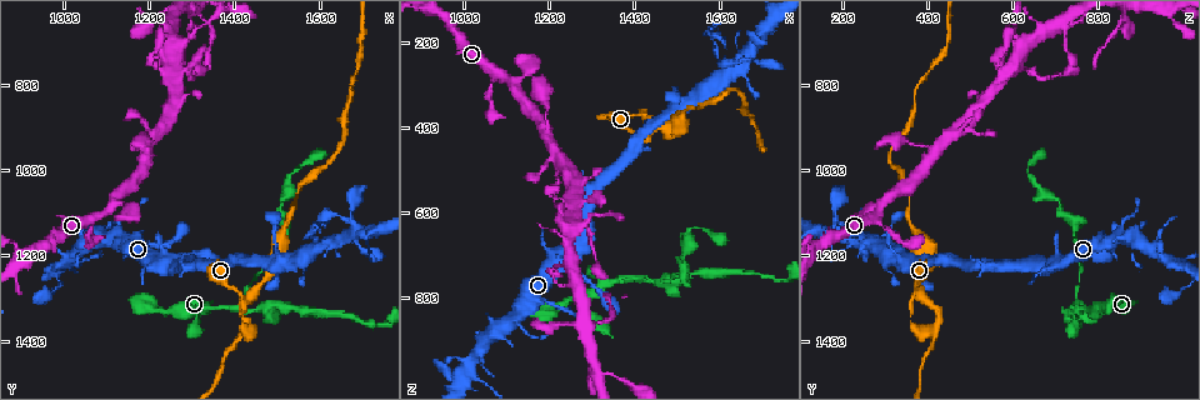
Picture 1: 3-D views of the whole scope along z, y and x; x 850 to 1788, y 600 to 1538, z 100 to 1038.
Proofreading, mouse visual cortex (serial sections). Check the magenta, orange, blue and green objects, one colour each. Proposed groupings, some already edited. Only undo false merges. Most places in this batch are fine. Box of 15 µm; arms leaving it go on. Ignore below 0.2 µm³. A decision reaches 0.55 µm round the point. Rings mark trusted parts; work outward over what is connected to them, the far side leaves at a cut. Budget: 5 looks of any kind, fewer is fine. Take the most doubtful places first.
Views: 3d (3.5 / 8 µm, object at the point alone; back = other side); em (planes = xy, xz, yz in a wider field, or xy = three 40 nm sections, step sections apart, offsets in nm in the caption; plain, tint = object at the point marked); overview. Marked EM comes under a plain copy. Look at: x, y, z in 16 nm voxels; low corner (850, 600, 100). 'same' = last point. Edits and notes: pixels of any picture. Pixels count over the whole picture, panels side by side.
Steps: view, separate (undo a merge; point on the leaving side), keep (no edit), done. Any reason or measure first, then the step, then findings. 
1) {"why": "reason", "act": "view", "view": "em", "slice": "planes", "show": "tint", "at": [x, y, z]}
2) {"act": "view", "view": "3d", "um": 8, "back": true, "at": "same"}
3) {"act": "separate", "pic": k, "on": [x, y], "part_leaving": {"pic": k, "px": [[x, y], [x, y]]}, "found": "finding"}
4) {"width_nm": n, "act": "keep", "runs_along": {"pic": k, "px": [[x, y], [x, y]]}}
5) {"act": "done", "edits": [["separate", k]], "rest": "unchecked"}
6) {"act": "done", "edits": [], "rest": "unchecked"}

{"why": "sharp bend", "act": "view", "view": "3d", "um": 3.5, "at": [1405, 1320, 760]}

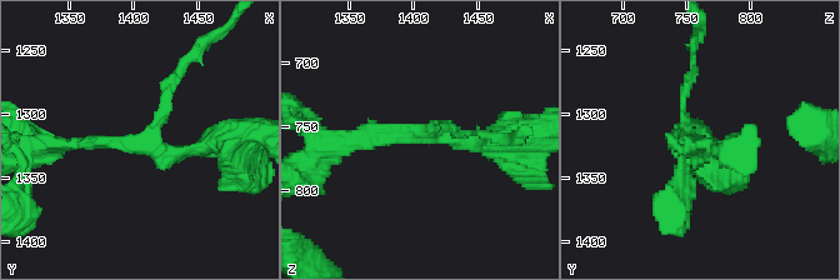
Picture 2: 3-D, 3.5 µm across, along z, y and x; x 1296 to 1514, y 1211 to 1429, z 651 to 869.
{"arms": 3, "arm_widths_nm": [150, 200, 200], "why": "shape alone is not enough", "act": "view", "view": "em", "slice": "xy", "step": 1, "show": "tint", "at": [1410, 1320, 754]}

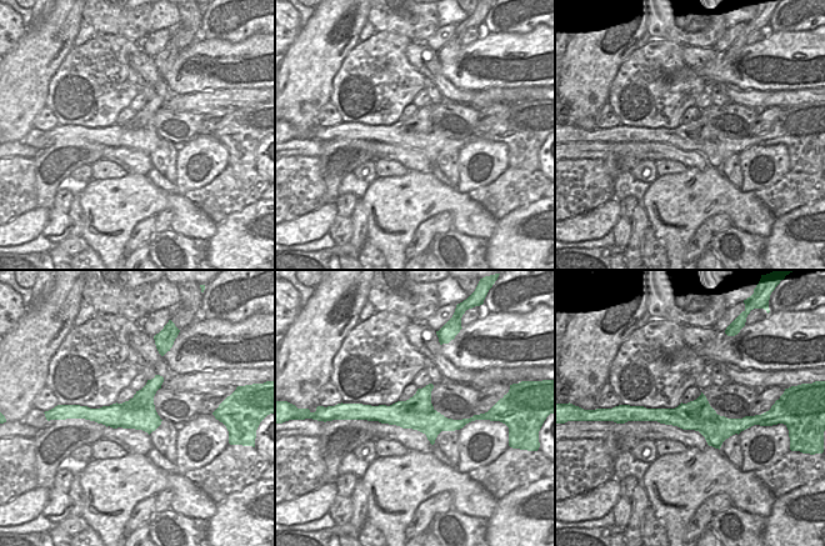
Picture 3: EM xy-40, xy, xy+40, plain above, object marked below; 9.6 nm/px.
{"act": "keep", "runs_along": {"pic": 3, "px": [[641, 417], [748, 422]]}, "found": "continuous, no second cell"}

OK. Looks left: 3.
{"why": "abrupt turn", "act": "view", "view": "3d", "um": 8, "at": [1440, 1370, 400]}

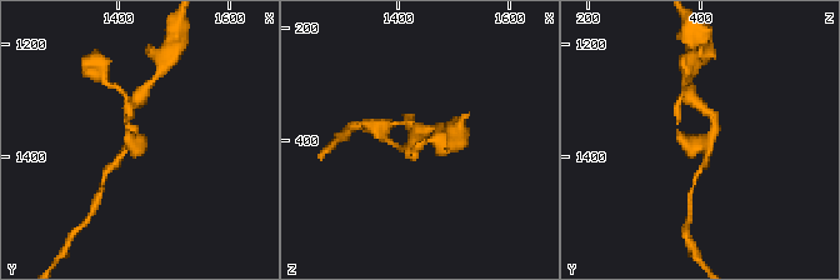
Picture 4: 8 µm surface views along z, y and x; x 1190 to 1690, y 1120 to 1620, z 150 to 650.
{"why": "zoom in", "act": "view", "view": "3d", "um": 3.5, "at": [1440, 1375, 395]}

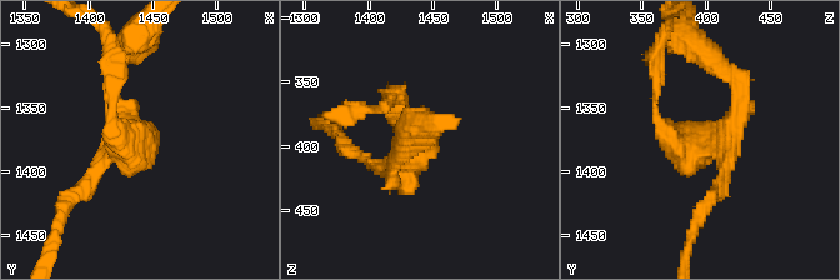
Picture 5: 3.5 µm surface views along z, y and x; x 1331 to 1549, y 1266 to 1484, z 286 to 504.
{"act": "view", "view": "em", "slice": "xy", "step": 3, "show": "tint", "at": [1442, 1374, 402]}

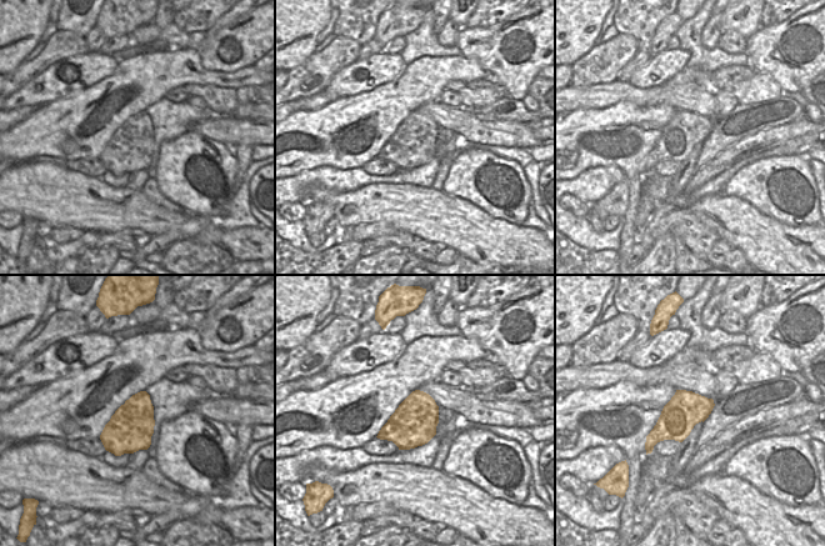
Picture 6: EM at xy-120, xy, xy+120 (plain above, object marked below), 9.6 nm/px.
{"arm_widths_nm": [150, 200, 200], "act": "keep", "found": "continuous, no second cell"}

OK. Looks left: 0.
{"act": "done", "edits": [], "rest": "unchecked"}

